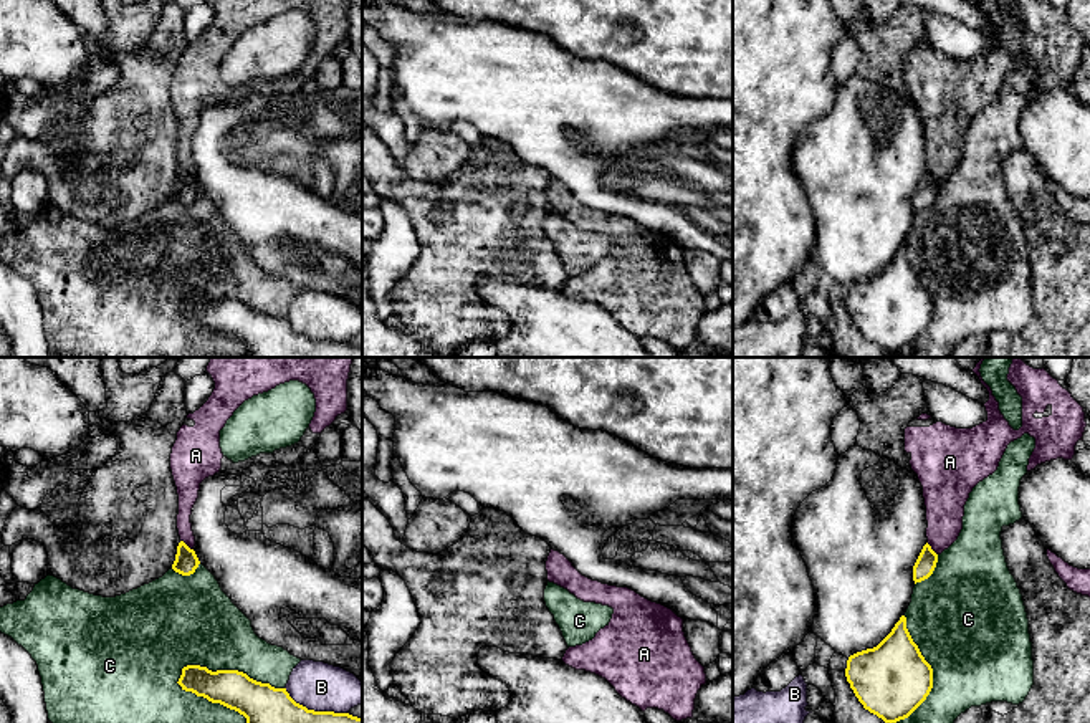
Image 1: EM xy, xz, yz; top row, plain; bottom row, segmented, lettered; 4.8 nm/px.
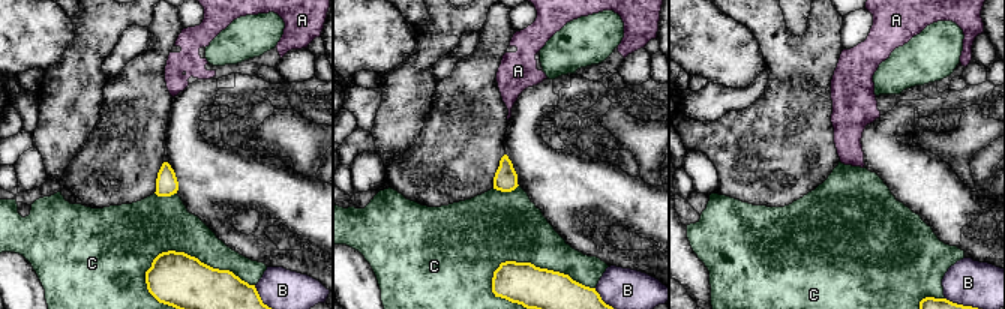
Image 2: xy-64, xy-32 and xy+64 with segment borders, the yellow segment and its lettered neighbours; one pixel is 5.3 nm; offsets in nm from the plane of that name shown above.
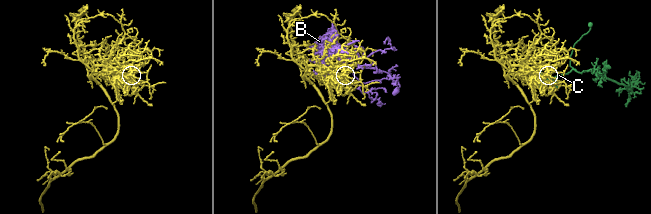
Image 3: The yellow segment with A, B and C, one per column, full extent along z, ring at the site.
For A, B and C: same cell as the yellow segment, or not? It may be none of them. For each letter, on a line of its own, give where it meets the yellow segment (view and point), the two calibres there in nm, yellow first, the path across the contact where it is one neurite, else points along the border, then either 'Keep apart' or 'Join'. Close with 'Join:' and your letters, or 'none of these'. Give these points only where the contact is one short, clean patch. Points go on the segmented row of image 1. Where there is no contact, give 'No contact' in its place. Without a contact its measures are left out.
A: Touches yellow at xy (186, 545). Thickness 120 nm (yellow) against 100 nm. Boundary: xy (181, 540), (192, 550). Keep apart
B: Touches yellow at xy (313, 710). Thickness 190 nm (yellow) against 240 nm. Keep apart
C: Touches yellow at xy (227, 670). Thickness 190 nm (yellow) against 380 nm. Keep apart
Join: none of these

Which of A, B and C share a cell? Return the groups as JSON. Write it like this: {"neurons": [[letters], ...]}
{"neurons": [["A"], ["B"], ["C"]]}

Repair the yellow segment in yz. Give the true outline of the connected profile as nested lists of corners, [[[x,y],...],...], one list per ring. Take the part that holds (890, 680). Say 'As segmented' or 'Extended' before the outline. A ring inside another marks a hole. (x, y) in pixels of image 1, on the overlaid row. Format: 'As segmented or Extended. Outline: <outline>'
As segmented. Outline: [[[905,615],[877,647],[849,657],[845,677],[863,708],[885,723],[908,718],[933,688],[933,668],[913,642]]]

